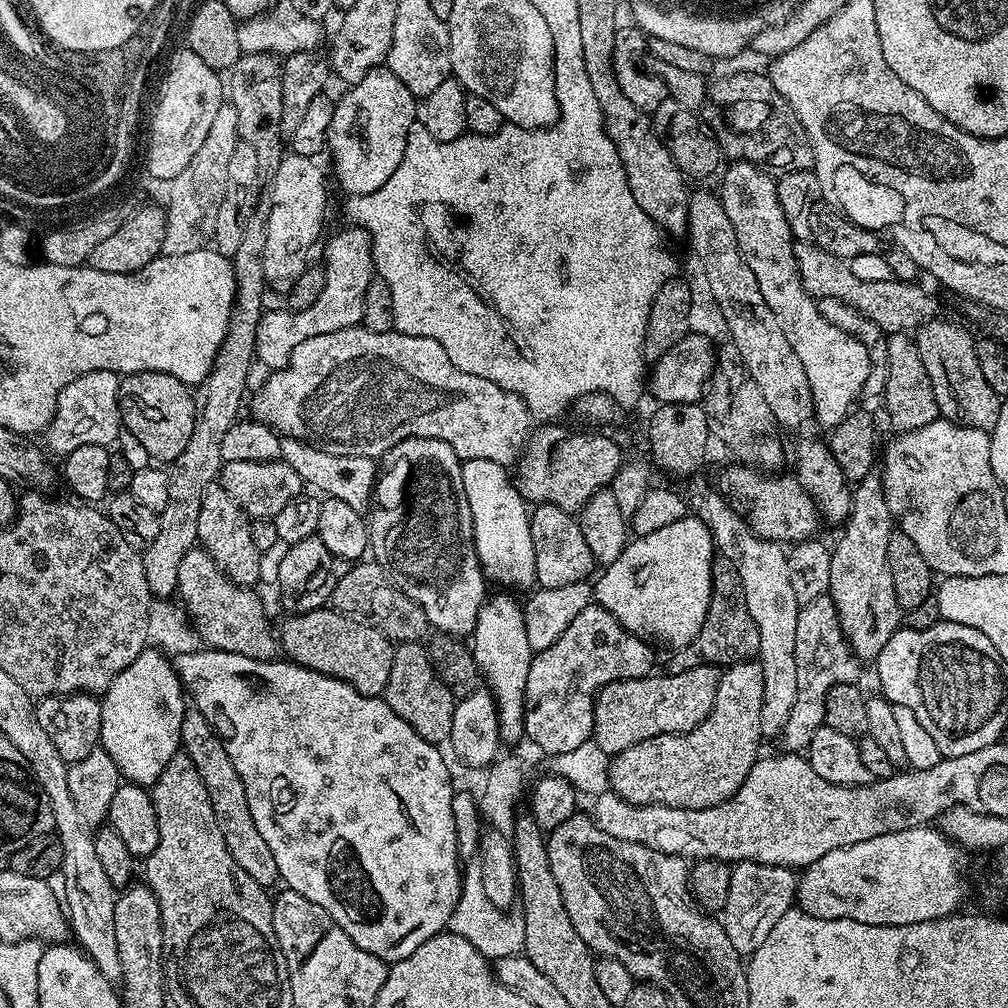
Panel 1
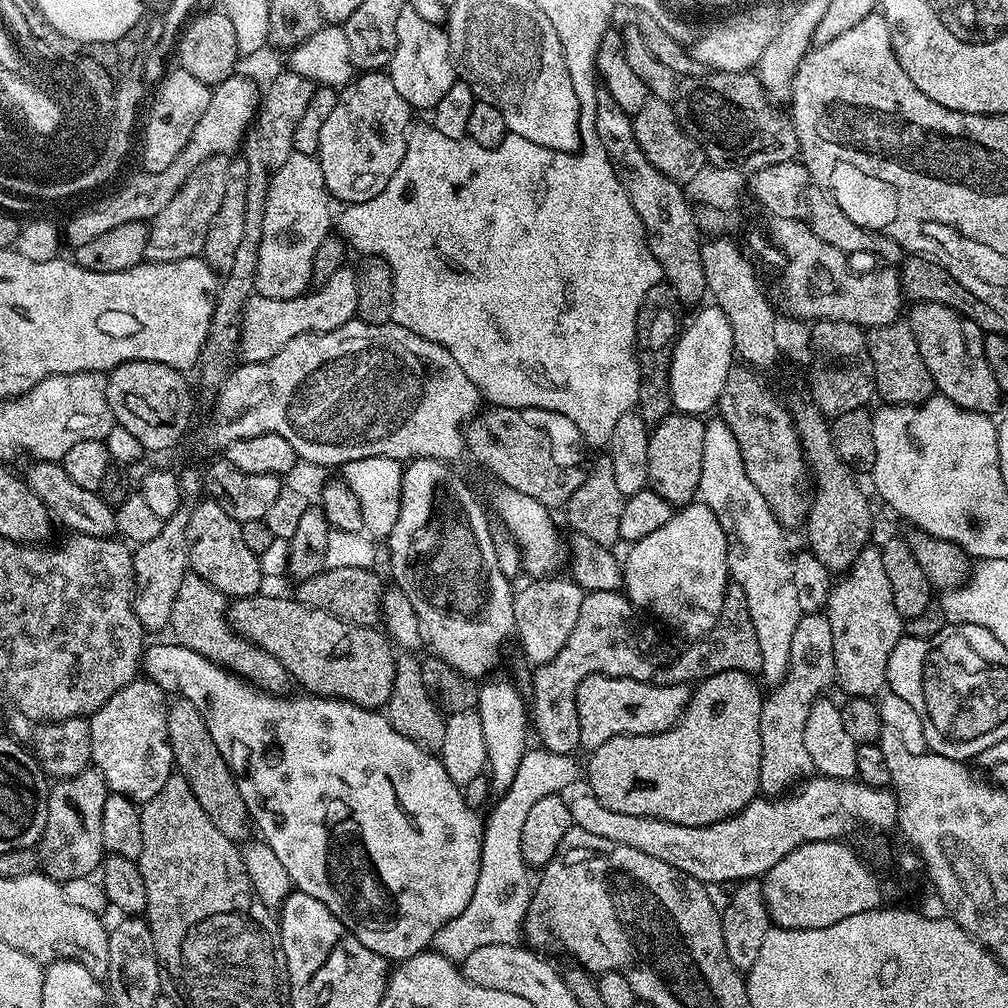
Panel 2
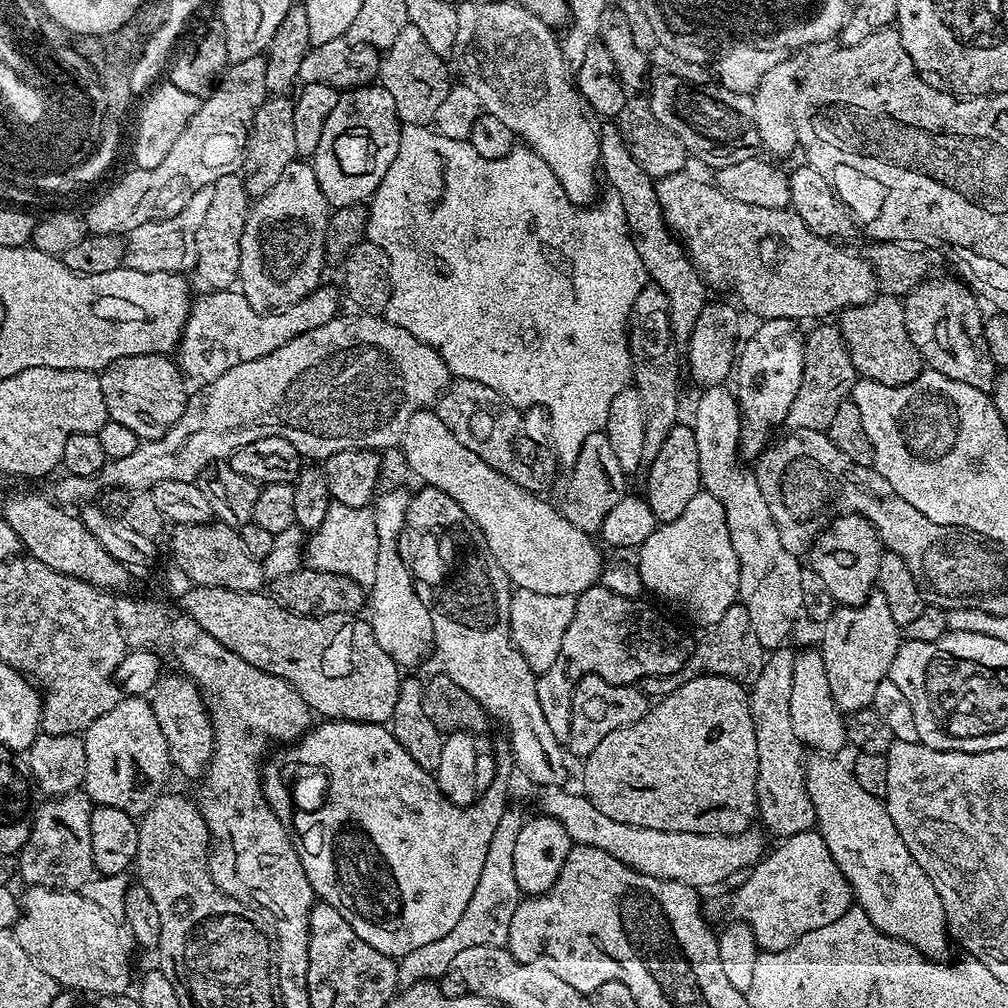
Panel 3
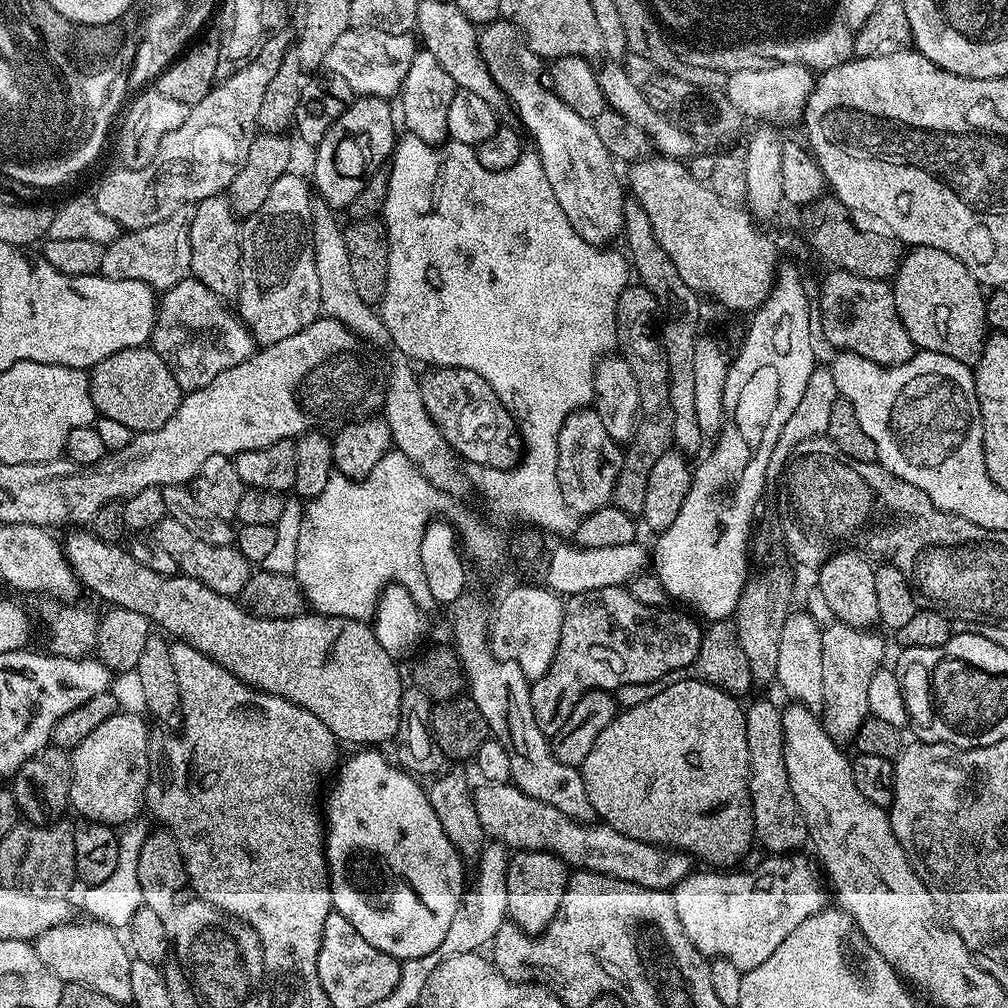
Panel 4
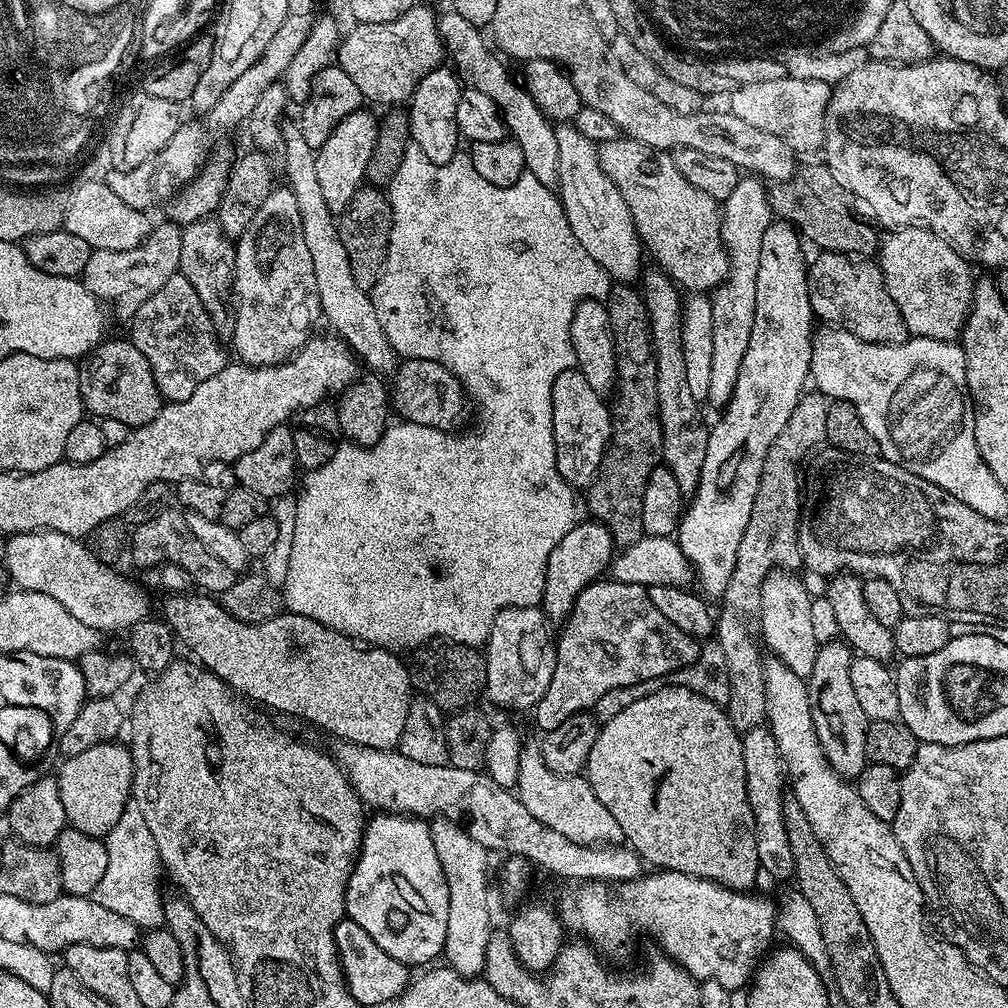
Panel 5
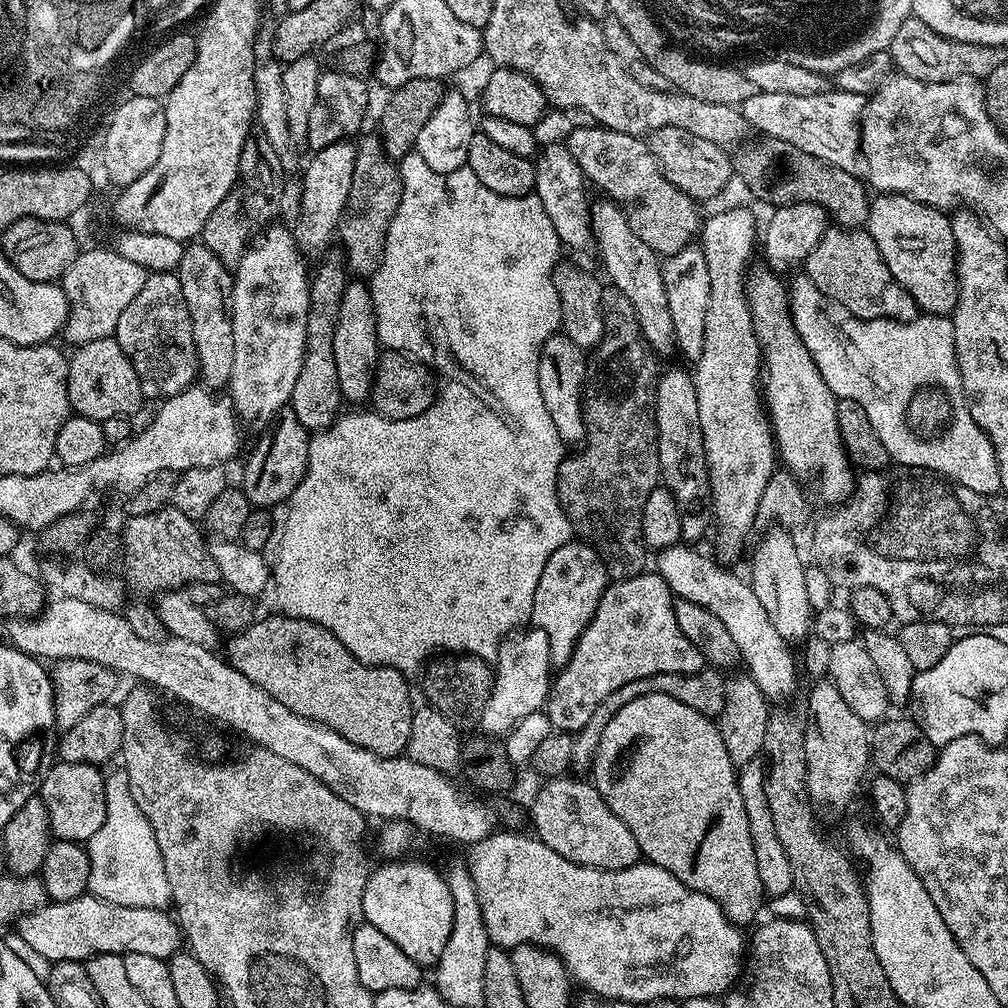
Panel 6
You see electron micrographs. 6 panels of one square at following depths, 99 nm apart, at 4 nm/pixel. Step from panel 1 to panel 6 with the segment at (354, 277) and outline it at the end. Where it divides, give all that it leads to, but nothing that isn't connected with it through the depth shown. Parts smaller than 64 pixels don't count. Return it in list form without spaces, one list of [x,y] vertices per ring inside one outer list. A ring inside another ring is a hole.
[[[175,271],[153,272],[149,275],[146,286],[142,286],[130,306],[122,310],[114,339],[132,360],[138,382],[142,382],[142,394],[146,398],[177,396],[193,387],[200,363],[194,344],[190,310],[186,306],[186,298],[182,298],[182,286]]]

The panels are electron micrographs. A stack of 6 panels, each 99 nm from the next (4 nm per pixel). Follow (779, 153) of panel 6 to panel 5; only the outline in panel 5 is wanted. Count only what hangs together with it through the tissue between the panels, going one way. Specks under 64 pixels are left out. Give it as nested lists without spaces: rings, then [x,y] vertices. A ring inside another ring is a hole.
[[[817,162],[809,168],[801,167],[797,175],[773,183],[767,191],[773,213],[781,221],[793,225],[809,245],[817,244],[817,249],[842,252],[845,256],[856,258],[872,258],[877,255],[881,233],[876,233],[877,229],[871,223],[868,225],[852,213],[854,197],[840,185],[838,178],[834,178],[834,174],[823,163]]]

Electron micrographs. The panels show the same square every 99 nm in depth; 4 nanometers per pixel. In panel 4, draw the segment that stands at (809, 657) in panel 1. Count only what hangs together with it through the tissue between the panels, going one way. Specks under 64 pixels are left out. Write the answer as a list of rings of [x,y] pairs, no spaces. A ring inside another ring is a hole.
[[[756,700],[747,705],[746,746],[750,750],[750,774],[748,789],[752,795],[752,813],[756,827],[755,839],[768,854],[792,854],[803,844],[809,843],[806,822],[794,802],[790,782],[786,774],[784,757],[784,731],[782,730],[781,709],[775,708],[768,700]]]

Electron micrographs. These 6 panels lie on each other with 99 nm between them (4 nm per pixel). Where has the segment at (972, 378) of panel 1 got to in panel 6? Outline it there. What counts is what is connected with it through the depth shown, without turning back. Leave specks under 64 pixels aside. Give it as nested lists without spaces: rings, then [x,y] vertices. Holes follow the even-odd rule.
[[[886,192],[877,195],[869,203],[866,230],[874,238],[878,254],[882,254],[893,280],[907,290],[921,313],[948,316],[956,309],[956,243],[952,233],[952,221],[941,209],[931,208],[897,192]]]

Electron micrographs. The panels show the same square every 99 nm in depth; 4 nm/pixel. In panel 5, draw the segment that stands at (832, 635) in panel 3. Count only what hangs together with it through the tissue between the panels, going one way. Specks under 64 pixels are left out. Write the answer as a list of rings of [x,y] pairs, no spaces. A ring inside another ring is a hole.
[[[843,639],[831,640],[829,644],[821,644],[814,658],[814,670],[808,677],[808,693],[812,703],[814,731],[822,748],[826,762],[840,776],[855,778],[860,775],[864,765],[869,763],[866,754],[866,730],[869,719],[862,714],[862,705],[854,694],[854,685],[850,682],[850,666],[854,652]]]

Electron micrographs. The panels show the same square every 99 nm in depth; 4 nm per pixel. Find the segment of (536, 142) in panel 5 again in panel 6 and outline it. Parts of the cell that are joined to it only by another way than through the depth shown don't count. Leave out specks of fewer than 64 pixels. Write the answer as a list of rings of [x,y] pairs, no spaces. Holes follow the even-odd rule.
[[[567,143],[548,144],[539,149],[535,157],[536,187],[534,195],[542,202],[542,210],[550,214],[550,222],[554,222],[554,230],[558,234],[561,245],[565,249],[573,248],[576,252],[584,252],[593,247],[592,211],[590,199],[584,190],[586,181],[578,162],[574,162],[574,154],[570,154]]]

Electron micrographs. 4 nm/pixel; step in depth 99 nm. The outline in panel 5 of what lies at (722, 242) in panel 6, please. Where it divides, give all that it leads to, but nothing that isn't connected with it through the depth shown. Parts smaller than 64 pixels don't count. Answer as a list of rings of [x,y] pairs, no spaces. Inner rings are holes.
[[[745,175],[721,207],[720,237],[728,252],[729,274],[721,287],[715,289],[712,302],[714,314],[713,365],[710,368],[709,405],[723,408],[733,396],[742,360],[753,333],[754,310],[757,306],[757,276],[763,235],[773,223],[765,183],[756,176]]]

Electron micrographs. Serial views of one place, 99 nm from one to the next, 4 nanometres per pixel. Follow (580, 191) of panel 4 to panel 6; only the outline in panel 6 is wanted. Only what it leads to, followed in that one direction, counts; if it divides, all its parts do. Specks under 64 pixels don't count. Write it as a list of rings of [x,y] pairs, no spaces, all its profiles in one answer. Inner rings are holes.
[[[600,198],[591,205],[594,252],[604,263],[603,275],[607,283],[626,294],[630,306],[634,306],[634,321],[644,341],[657,357],[663,358],[677,351],[674,321],[670,319],[670,306],[666,302],[666,286],[662,282],[662,260],[657,252],[650,250],[628,221],[627,211],[611,198]]]

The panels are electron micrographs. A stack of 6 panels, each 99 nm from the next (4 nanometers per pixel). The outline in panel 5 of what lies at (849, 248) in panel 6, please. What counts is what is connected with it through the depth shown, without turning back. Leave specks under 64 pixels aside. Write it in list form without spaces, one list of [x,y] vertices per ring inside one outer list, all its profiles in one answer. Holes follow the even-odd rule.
[[[821,251],[808,268],[808,301],[817,321],[844,328],[854,338],[875,344],[901,344],[910,333],[894,298],[886,290],[879,263],[868,258],[853,258],[842,252]]]

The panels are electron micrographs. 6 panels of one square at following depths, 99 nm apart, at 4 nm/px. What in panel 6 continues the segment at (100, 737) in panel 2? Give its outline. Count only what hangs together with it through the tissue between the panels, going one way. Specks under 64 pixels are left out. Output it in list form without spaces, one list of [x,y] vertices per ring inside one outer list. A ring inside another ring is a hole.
[[[65,760],[53,763],[43,773],[38,792],[46,802],[55,839],[87,842],[101,829],[106,822],[107,812],[105,777],[105,773],[97,765]]]

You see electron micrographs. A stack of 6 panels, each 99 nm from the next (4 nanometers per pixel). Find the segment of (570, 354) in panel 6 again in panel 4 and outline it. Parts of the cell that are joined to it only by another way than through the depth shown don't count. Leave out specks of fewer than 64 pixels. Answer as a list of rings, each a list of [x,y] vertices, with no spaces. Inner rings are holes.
[[[585,406],[571,412],[558,434],[558,486],[562,490],[562,498],[566,498],[566,506],[574,510],[578,518],[594,514],[594,510],[609,507],[612,491],[620,473],[622,448],[610,438],[606,426],[602,426],[602,418],[598,418],[595,407]]]

